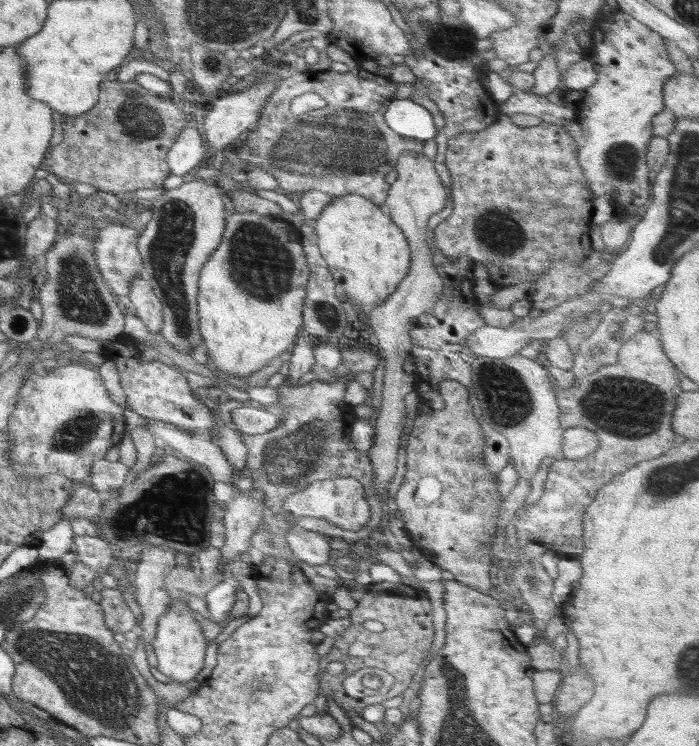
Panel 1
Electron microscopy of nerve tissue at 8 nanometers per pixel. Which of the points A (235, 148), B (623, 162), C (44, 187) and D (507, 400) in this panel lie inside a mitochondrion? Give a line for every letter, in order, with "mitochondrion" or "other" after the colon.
A: other
B: mitochondrion
C: other
D: mitochondrion

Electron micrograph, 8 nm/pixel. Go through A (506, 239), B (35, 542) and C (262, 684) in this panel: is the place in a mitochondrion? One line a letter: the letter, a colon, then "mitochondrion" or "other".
A: mitochondrion
B: other
C: mitochondrion

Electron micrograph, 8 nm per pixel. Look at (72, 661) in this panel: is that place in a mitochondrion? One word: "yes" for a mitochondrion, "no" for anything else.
yes

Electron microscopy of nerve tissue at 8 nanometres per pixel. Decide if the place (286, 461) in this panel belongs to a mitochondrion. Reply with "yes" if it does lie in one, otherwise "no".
yes

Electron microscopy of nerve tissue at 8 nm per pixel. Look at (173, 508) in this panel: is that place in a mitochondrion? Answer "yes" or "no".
yes

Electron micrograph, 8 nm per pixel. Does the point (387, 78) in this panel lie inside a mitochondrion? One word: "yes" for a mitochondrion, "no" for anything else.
no

